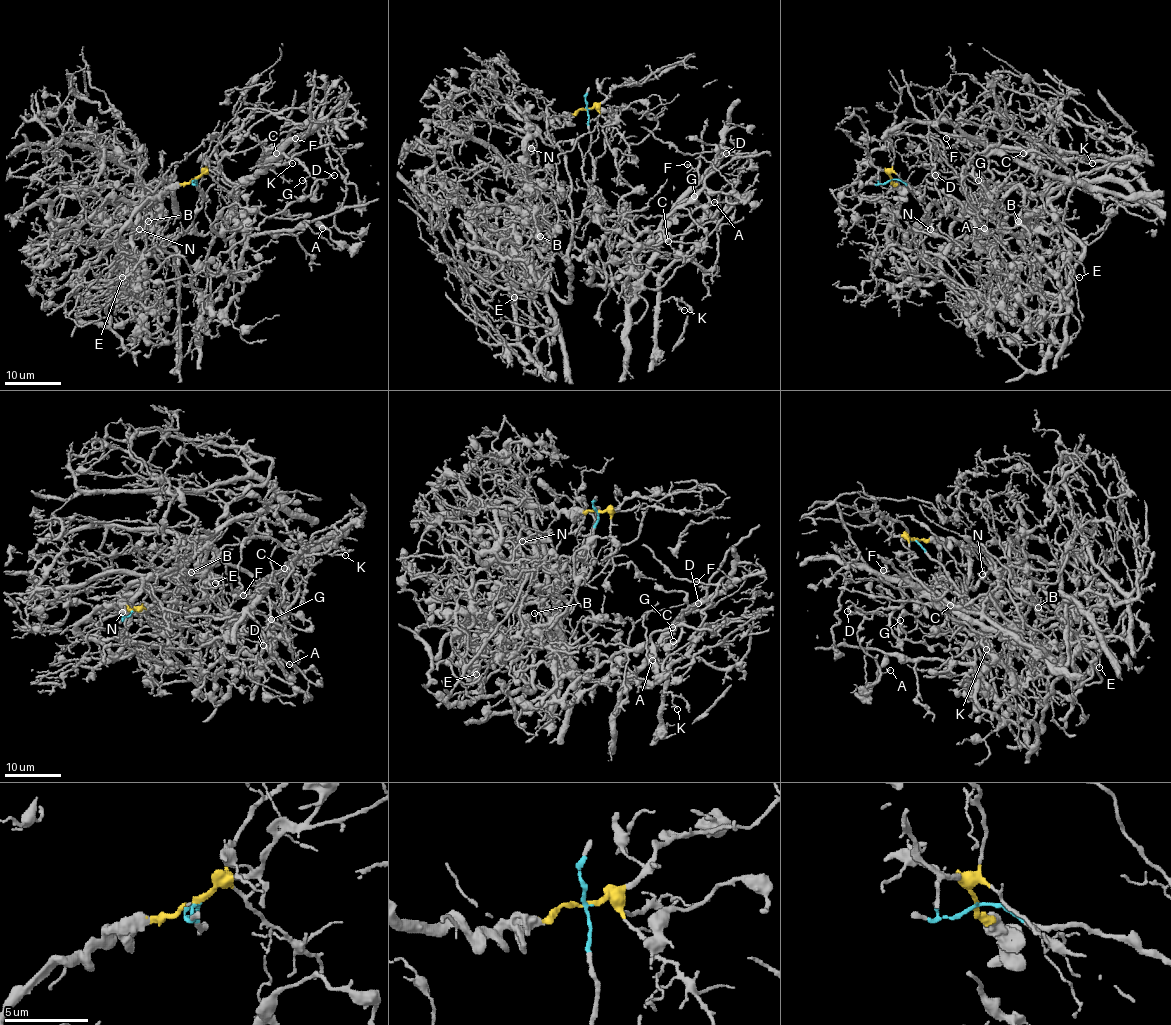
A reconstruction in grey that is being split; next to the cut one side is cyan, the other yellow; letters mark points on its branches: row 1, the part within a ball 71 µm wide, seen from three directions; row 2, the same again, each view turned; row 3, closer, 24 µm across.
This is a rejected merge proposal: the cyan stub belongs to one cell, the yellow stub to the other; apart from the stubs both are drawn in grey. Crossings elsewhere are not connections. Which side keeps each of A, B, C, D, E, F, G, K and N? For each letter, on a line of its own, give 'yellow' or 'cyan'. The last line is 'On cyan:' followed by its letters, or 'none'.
A: cyan
B: yellow
C: cyan
D: cyan
E: yellow
F: cyan
G: cyan
K: cyan
N: yellow
On cyan: A, C, D, F, G, K

